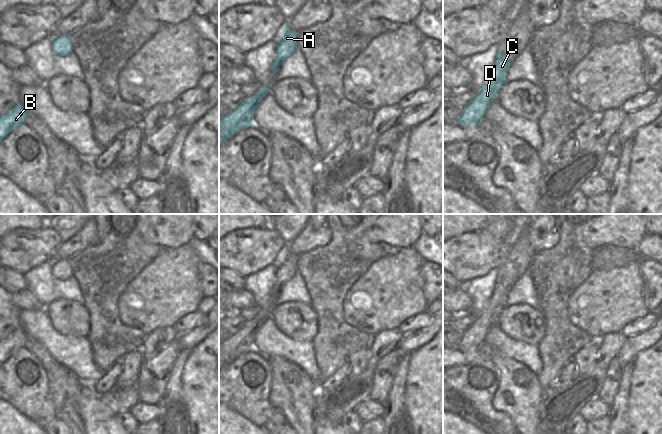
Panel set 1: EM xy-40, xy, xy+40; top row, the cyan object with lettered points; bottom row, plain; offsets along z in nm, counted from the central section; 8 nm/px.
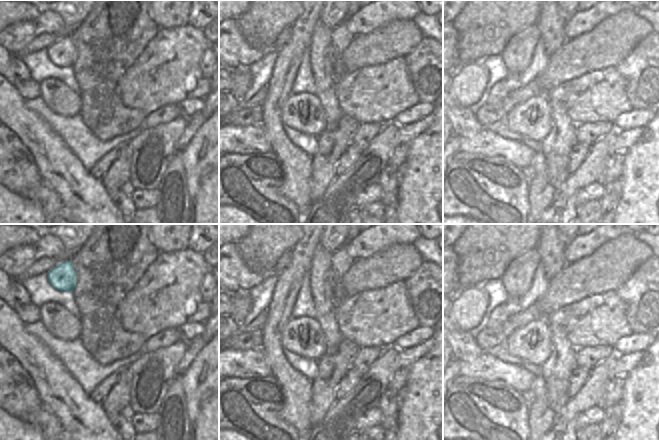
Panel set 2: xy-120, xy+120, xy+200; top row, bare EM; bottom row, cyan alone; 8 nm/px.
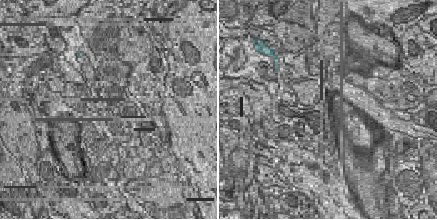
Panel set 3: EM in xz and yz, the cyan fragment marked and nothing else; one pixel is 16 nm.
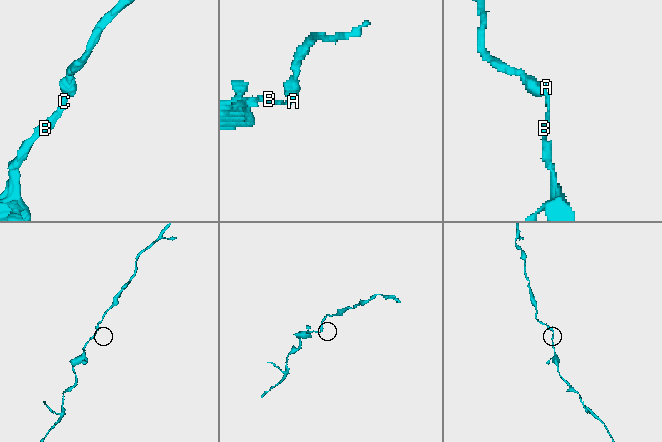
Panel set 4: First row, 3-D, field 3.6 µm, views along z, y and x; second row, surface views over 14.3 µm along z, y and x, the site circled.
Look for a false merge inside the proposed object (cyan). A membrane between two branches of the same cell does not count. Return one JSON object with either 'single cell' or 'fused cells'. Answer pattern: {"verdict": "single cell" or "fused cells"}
{"verdict": "single cell"}

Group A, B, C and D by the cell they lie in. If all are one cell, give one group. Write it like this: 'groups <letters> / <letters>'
groups A B C D

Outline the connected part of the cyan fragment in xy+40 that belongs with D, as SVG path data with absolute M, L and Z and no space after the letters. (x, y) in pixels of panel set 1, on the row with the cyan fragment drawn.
M498 49L488 83L464 106L464 111L458 119L461 126L475 126L482 122L488 105L496 100L500 87L508 82L506 75L510 64L510 59L505 58Z

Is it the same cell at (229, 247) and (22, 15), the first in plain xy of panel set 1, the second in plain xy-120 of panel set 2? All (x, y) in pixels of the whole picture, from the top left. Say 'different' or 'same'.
different

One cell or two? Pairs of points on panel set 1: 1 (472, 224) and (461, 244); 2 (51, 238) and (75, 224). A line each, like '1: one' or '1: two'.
1: two
2: two

